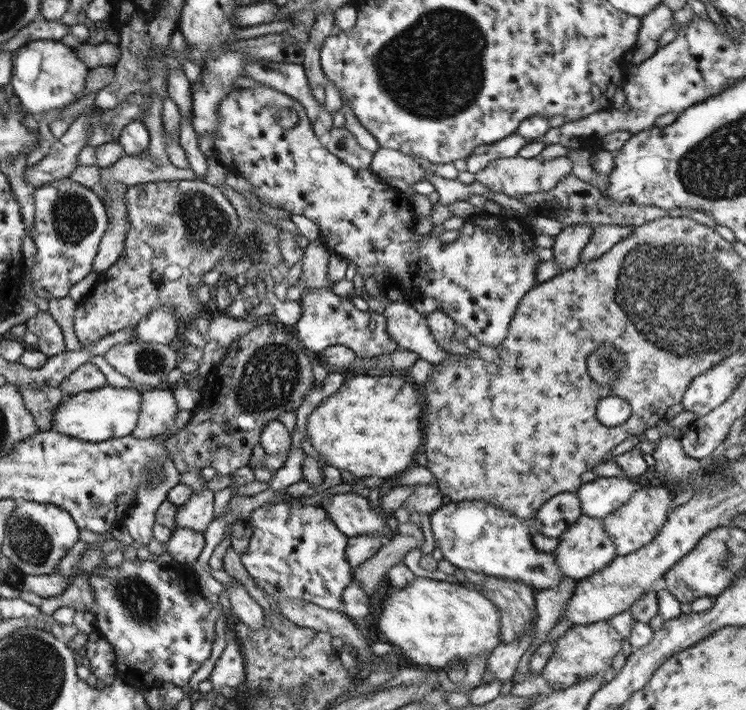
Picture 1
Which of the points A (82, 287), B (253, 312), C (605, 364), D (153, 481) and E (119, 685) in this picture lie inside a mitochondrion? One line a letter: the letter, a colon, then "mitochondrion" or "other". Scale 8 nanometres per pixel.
A: other
B: other
C: mitochondrion
D: mitochondrion
E: other

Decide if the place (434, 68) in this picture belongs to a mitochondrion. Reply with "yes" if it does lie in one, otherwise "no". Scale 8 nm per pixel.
yes

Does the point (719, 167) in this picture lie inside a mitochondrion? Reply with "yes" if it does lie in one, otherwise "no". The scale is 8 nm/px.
yes

